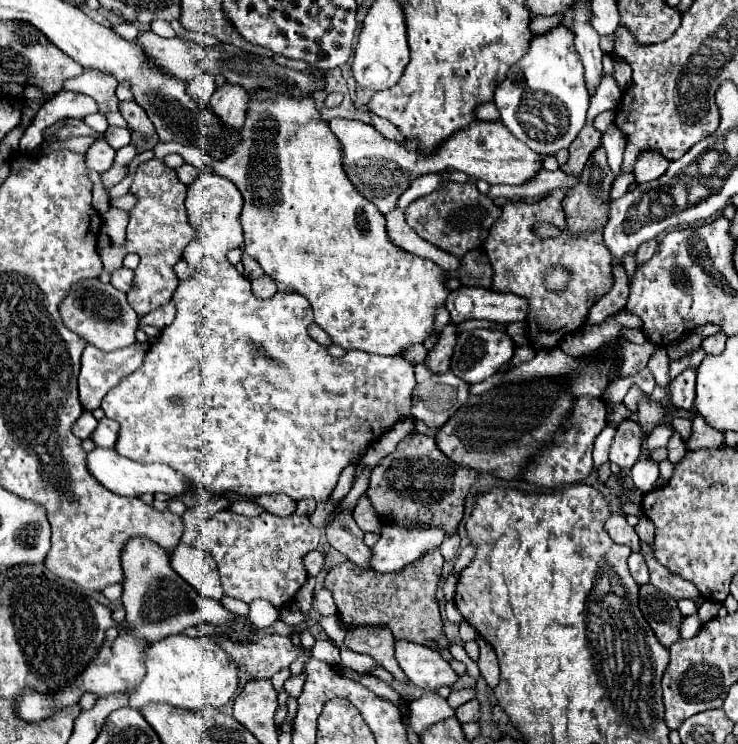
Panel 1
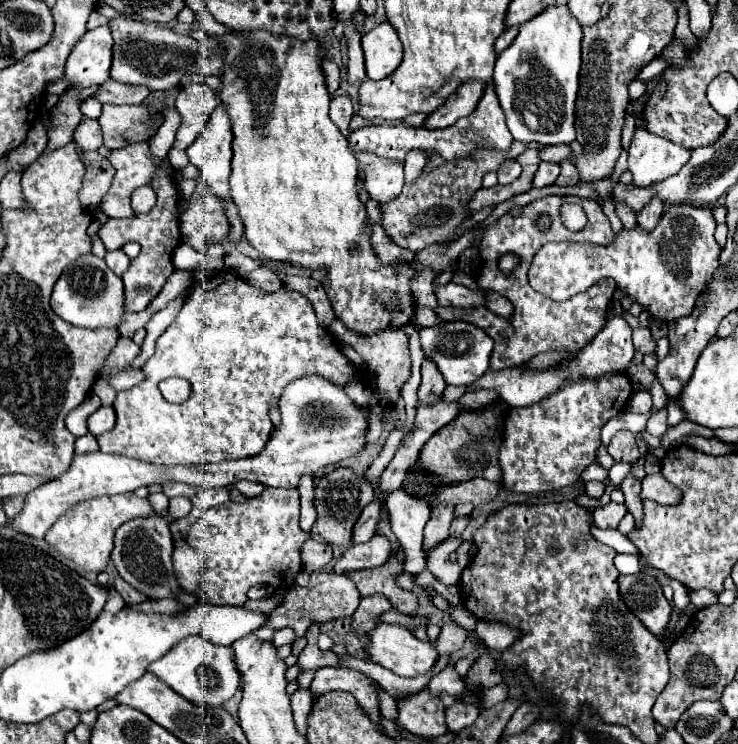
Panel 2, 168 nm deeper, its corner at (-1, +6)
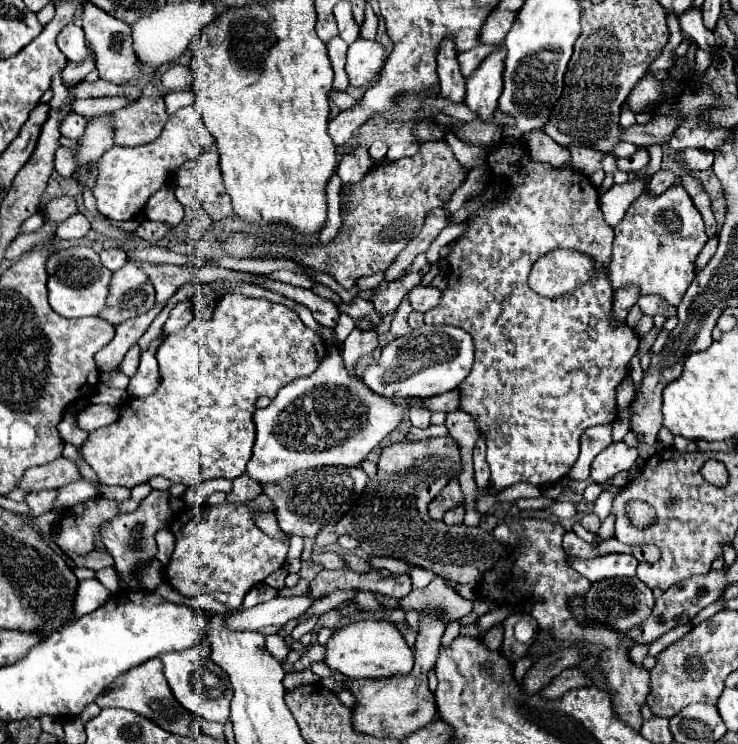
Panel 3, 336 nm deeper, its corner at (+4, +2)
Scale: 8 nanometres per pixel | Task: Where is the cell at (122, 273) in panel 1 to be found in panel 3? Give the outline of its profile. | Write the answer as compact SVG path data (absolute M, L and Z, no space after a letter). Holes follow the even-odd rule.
M121 248L103 250L103 252L101 252L101 264L103 264L105 268L109 268L111 272L115 272L115 270L119 270L119 268L123 268L123 266L127 264L127 254L125 254L125 250L121 250Z

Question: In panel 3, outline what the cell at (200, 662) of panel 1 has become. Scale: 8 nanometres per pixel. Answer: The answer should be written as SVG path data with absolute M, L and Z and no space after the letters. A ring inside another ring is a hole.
M199 642L199 646L171 652L171 654L161 654L163 660L163 674L171 686L173 696L181 706L191 710L193 714L213 720L213 722L229 722L229 702L231 702L231 682L227 682L227 674L211 662L209 658L209 646L207 642Z

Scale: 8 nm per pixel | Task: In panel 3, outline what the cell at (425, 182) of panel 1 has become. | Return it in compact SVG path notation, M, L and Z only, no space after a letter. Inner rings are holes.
M397 142L397 144L389 146L387 158L389 160L397 160L397 158L413 156L413 154L417 154L417 150L419 150L419 144L417 142Z

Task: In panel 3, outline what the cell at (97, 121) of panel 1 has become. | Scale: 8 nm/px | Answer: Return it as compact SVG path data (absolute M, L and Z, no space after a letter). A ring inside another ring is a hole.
M115 96L115 98L87 98L87 100L73 100L71 108L85 116L91 118L95 114L107 114L107 112L115 112L123 106L129 106L131 98L123 98L123 96Z

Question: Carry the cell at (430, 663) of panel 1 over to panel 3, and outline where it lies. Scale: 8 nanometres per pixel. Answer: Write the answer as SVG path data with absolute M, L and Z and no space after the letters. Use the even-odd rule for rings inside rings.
M357 620L331 634L325 644L325 660L331 670L349 678L387 678L395 674L409 674L413 668L413 652L403 636L389 620Z

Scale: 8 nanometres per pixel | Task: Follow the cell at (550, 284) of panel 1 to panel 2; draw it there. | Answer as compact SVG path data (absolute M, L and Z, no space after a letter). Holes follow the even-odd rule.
M690 204L686 206L672 206L662 214L662 220L652 232L642 232L640 228L634 230L622 230L620 236L608 244L608 246L596 246L596 244L570 244L570 242L554 242L542 246L540 252L536 252L532 260L532 272L530 286L552 298L552 300L568 300L584 290L588 290L592 284L596 284L600 278L614 278L618 288L628 292L648 314L662 322L674 322L682 316L688 316L694 310L694 304L698 296L704 292L704 288L712 282L720 258L720 246L714 238L716 220L708 208L694 208Z

